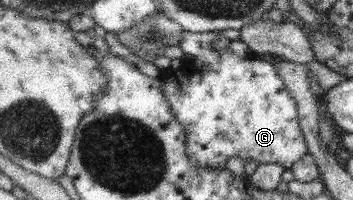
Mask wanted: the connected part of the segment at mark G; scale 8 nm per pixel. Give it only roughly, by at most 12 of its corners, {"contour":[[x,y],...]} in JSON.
{"contour":[[216,52],[161,70],[196,167],[291,169],[309,153],[269,57]]}

